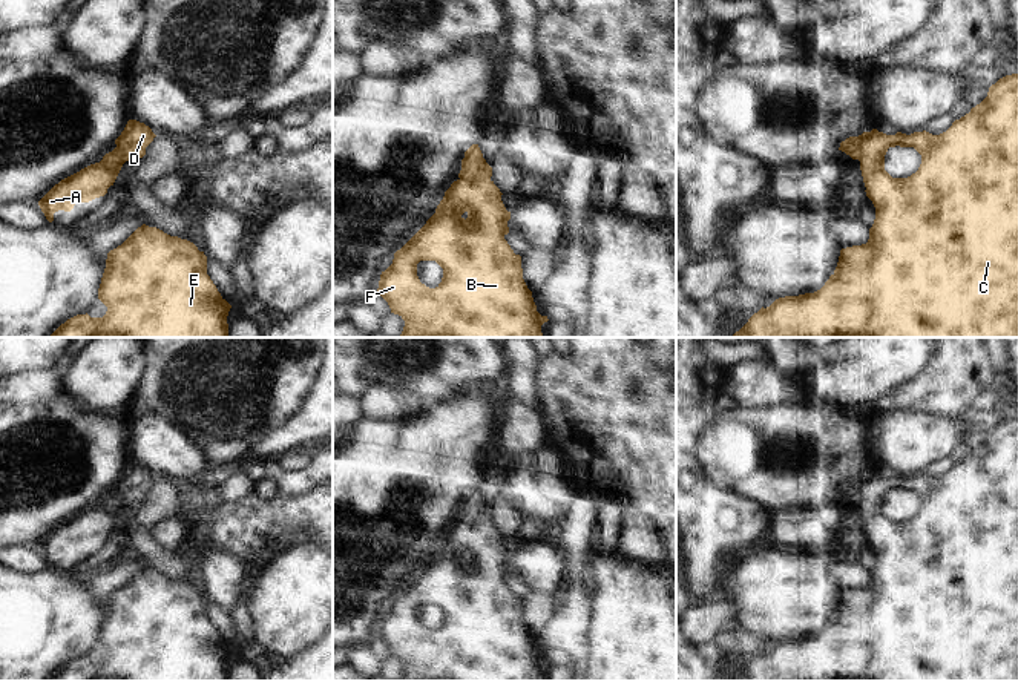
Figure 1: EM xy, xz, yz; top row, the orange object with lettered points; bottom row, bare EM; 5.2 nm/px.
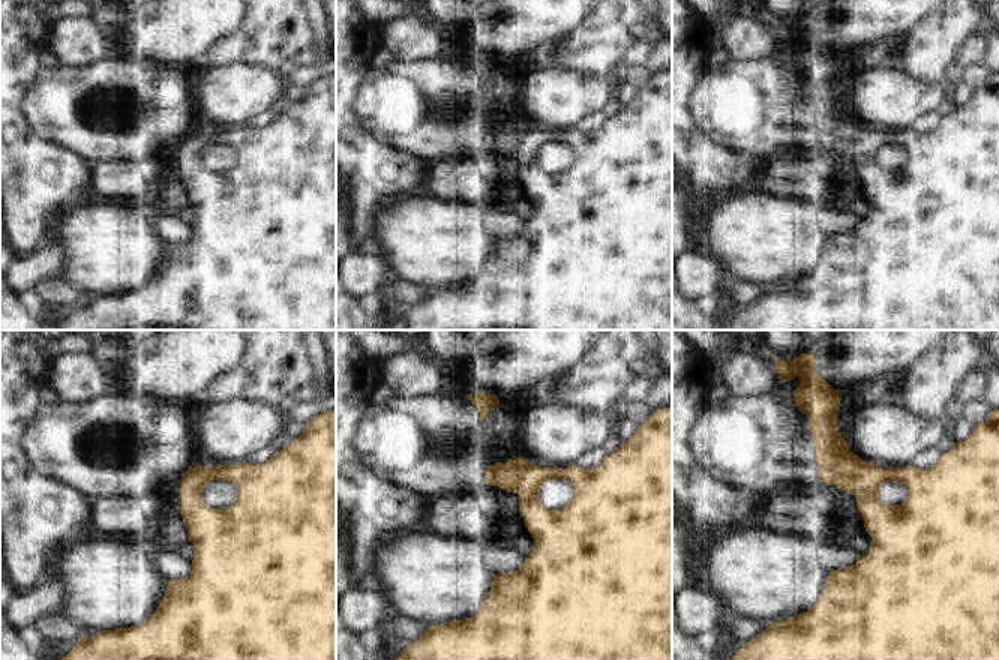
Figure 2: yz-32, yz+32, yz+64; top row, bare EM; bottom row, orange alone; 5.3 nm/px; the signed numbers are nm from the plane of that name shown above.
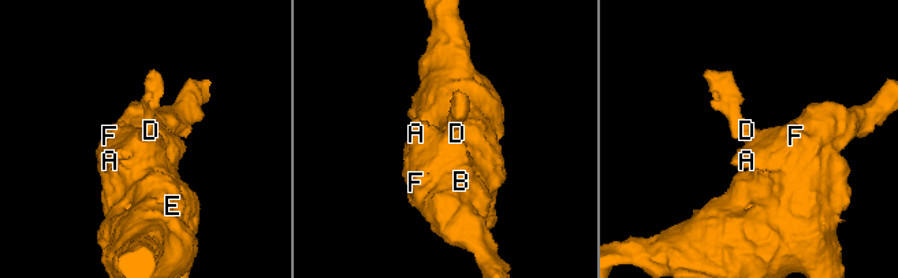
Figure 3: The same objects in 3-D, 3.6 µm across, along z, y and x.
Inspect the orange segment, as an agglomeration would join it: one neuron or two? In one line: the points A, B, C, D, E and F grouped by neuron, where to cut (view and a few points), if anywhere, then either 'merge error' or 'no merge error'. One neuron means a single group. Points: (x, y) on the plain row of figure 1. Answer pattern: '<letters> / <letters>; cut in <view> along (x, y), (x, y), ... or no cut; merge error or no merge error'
A B C D E F; no cut; no merge error

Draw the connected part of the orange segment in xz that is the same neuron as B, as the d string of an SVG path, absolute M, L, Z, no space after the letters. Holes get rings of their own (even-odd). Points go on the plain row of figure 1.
M472 488L461 503L458 523L445 535L435 557L382 615L376 637L405 664L400 681L543 681L541 669L549 663L537 655L523 623L521 600L504 583L511 555L491 520L492 511L478 488ZM420 604L435 604L443 612L435 632L420 626Z

